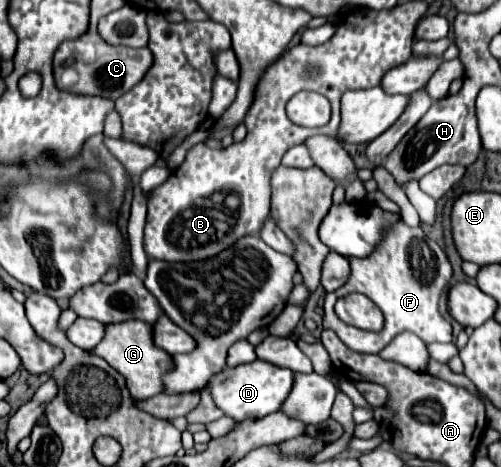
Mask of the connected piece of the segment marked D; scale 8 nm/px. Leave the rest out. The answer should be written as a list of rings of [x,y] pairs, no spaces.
[[[261,360],[239,364],[235,368],[225,368],[223,372],[215,374],[209,380],[209,390],[211,390],[211,398],[215,406],[221,408],[229,418],[237,422],[247,420],[247,418],[261,418],[271,412],[277,412],[285,396],[289,396],[291,386],[293,386],[293,372],[289,368],[273,366]]]

